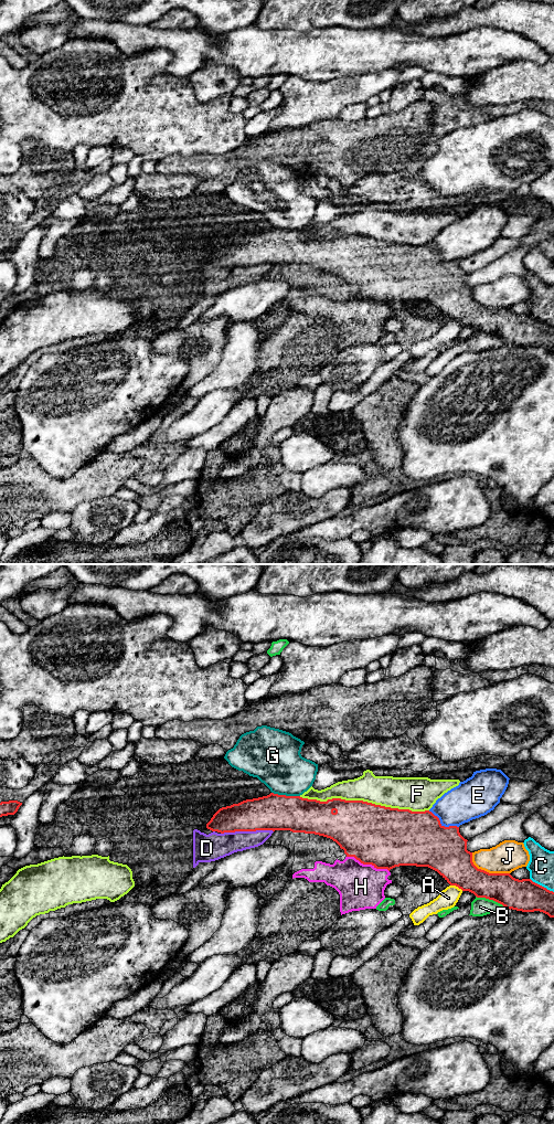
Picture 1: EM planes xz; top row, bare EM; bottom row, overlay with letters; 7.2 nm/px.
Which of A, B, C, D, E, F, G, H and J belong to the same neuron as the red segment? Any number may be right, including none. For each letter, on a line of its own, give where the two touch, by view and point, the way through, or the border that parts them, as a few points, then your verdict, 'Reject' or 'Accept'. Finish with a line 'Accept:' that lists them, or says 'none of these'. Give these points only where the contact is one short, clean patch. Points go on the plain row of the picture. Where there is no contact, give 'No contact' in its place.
A: Touches red at xz (457, 320). Reject
B: Touches red at xz (491, 333). Reject
C: Touches red at xz (541, 320). Reject
D: Touches red at xz (246, 265). Reject
E: Touches red at xz (443, 261). Reject
F: Touches red at xz (364, 236). Reject
G: Touches red at xz (285, 230). Reject
H: Touches red at xz (368, 298). Reject
J: Touches red at xz (486, 306). Reject
Accept: none of these

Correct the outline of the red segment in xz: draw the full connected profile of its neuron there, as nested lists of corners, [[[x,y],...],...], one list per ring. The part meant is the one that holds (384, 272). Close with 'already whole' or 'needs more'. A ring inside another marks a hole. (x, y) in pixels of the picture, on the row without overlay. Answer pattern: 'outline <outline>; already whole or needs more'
outline [[[270,227],[267,231],[246,234],[238,238],[233,238],[231,241],[220,243],[211,253],[211,255],[206,258],[206,263],[212,266],[217,266],[221,268],[224,267],[235,267],[235,266],[256,266],[256,265],[290,265],[292,267],[305,267],[305,268],[315,268],[319,271],[323,271],[335,276],[341,284],[344,285],[347,291],[354,291],[363,299],[372,299],[376,304],[387,304],[388,306],[395,301],[399,300],[416,300],[416,301],[428,301],[435,306],[437,306],[450,320],[456,320],[462,326],[469,326],[473,328],[477,332],[486,332],[489,335],[493,335],[500,339],[502,339],[505,343],[512,343],[522,347],[534,347],[540,346],[547,349],[550,352],[554,352],[554,327],[547,325],[546,322],[533,317],[531,314],[515,314],[510,308],[489,308],[484,305],[478,304],[472,297],[472,287],[467,285],[467,274],[465,274],[460,267],[459,262],[449,261],[445,262],[440,258],[440,255],[437,251],[435,251],[432,246],[412,246],[409,244],[398,244],[391,243],[381,240],[375,240],[372,237],[363,236],[363,235],[345,235],[341,233],[332,233],[327,236],[320,236],[317,234],[308,234],[302,233],[300,231],[286,231]]]; already whole

